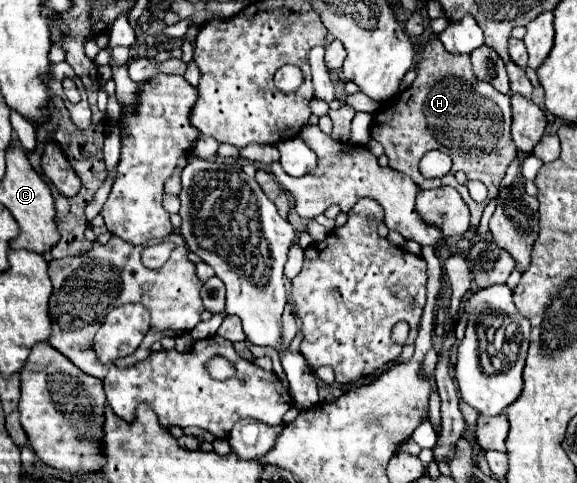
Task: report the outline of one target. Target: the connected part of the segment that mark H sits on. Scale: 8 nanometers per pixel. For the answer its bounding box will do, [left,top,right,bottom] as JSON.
[371,38,517,228]

